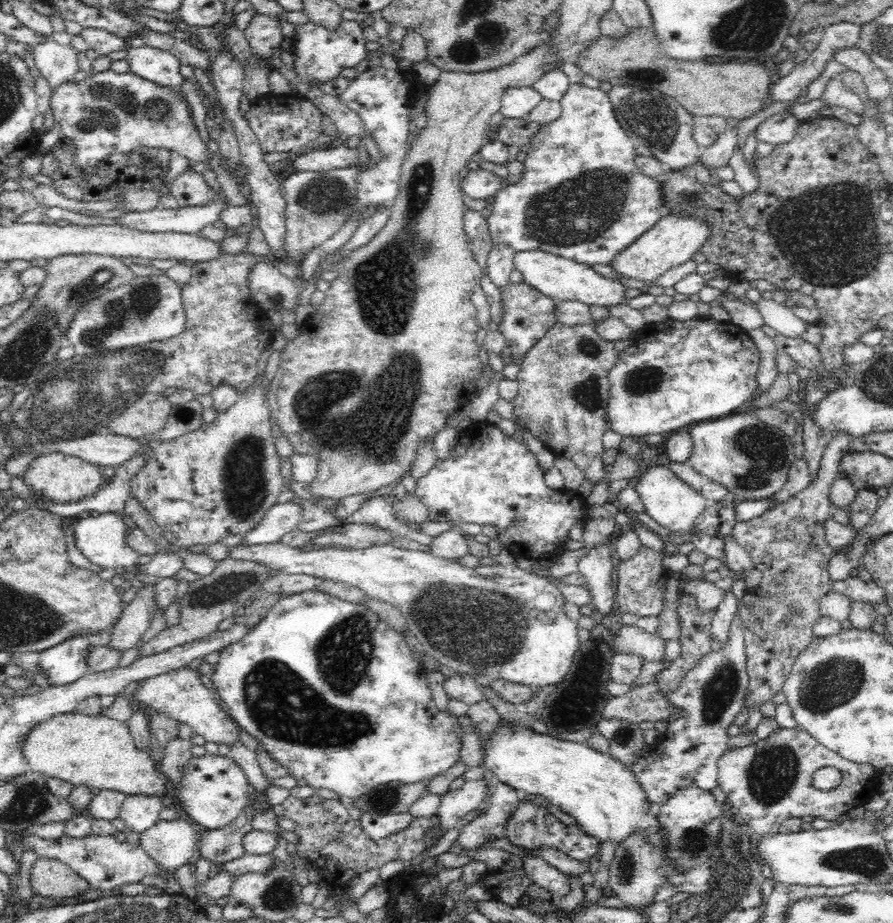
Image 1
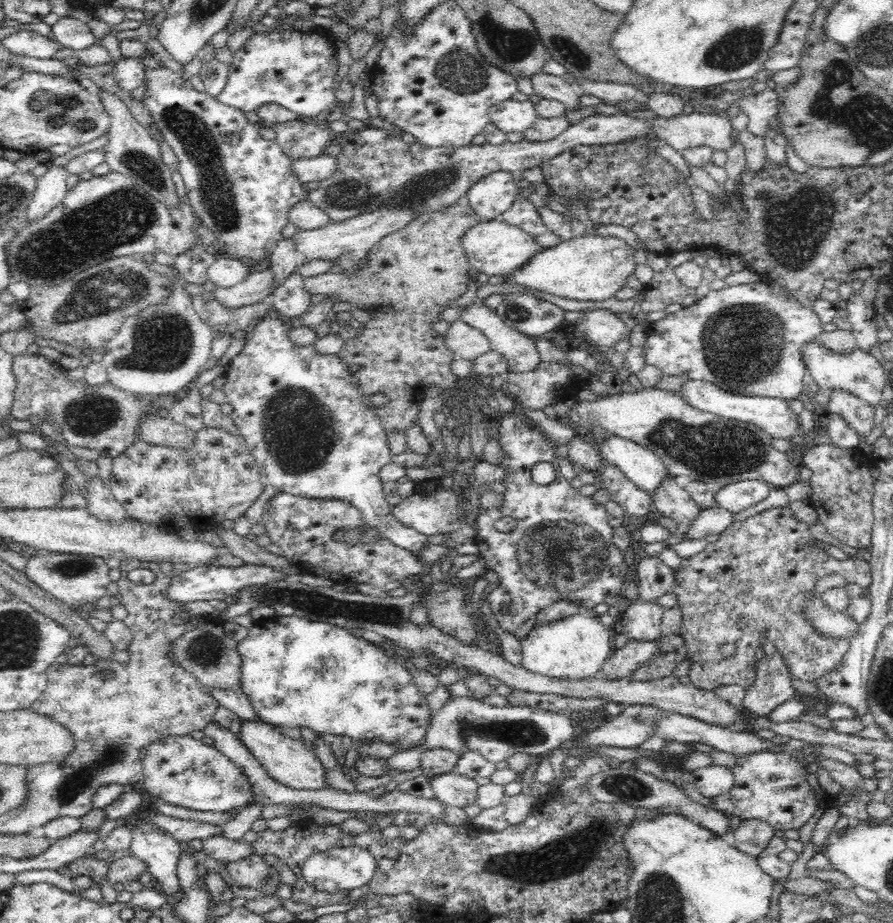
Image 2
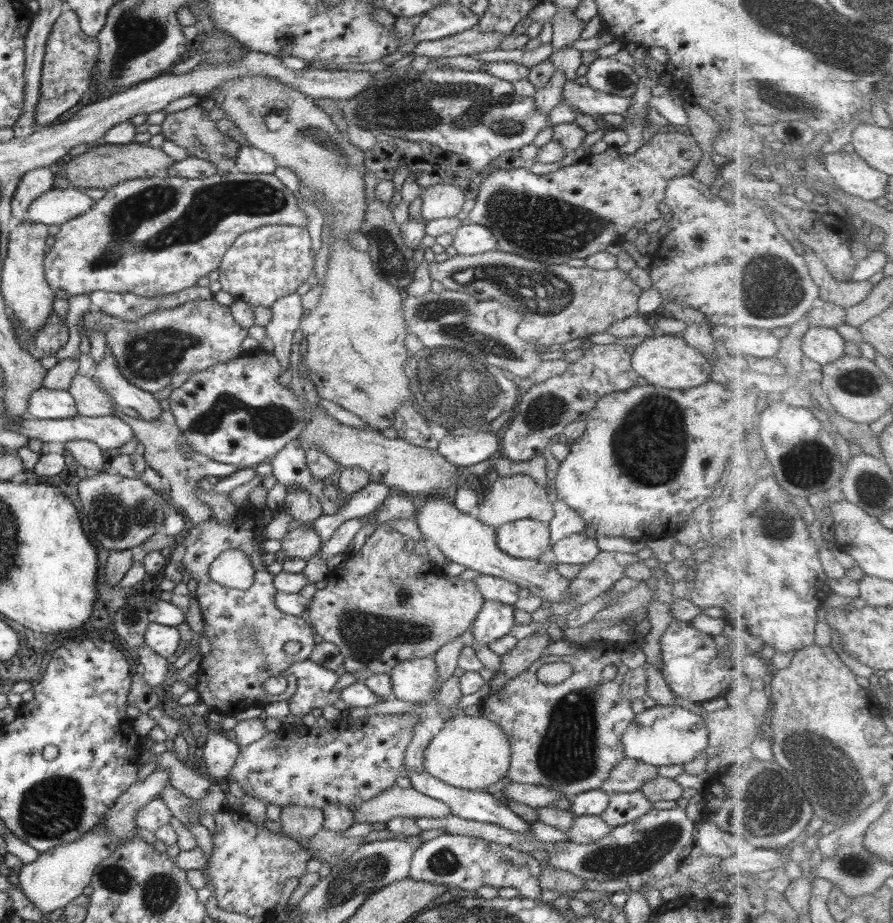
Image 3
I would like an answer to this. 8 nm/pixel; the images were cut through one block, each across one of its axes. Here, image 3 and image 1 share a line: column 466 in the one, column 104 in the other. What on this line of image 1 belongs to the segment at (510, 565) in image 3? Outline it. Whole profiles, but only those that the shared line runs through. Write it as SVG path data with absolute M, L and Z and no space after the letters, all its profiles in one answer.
M100 513L96 518L82 515L74 523L74 536L77 549L91 562L100 568L126 569L134 567L138 561L138 552L125 543L127 526L118 514Z

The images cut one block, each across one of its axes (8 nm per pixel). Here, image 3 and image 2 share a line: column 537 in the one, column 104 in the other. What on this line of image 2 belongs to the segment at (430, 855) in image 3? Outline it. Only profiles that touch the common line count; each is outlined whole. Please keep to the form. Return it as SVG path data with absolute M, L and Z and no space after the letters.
M81 857L68 863L66 869L68 869L74 877L84 875L91 878L92 882L100 887L104 902L108 902L108 904L114 904L113 902L116 902L116 890L114 890L113 885L107 880L109 864L105 859L100 860L100 858Z

